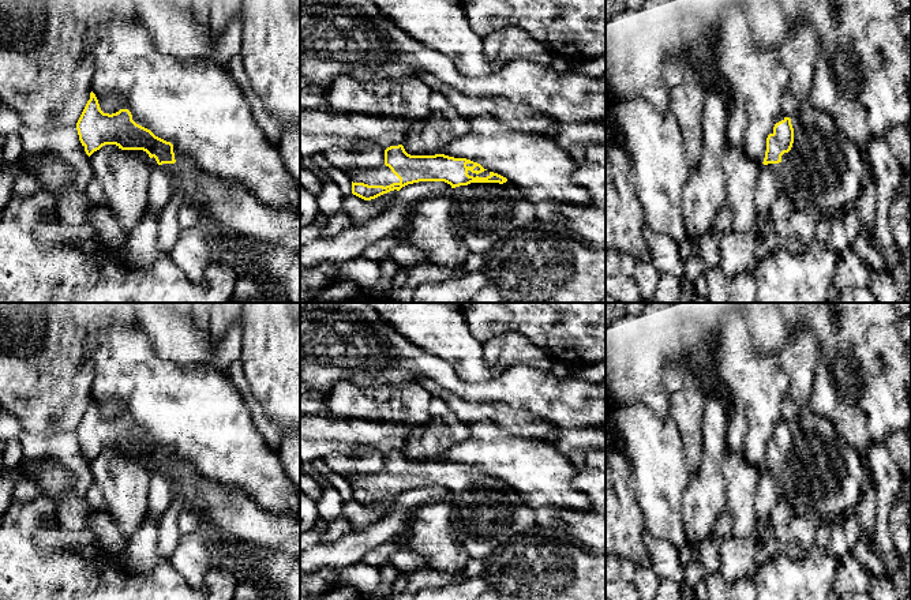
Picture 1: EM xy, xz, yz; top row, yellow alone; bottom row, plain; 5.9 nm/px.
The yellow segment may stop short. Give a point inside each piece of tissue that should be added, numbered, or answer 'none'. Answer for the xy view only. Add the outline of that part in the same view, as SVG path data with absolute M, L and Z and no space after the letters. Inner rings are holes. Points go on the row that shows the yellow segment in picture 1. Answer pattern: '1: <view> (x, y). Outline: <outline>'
1: xy (228, 202). Outline: M175 155L175 160L176 160L176 162L175 162L175 164L162 164L162 165L158 165L158 164L157 164L157 161L155 161L155 158L154 158L154 157L153 157L153 158L151 158L151 164L155 164L155 165L158 165L158 166L161 166L161 168L164 168L164 169L165 169L165 170L166 170L166 172L168 172L168 173L169 173L169 175L170 175L170 177L172 177L172 181L173 181L173 184L175 184L175 190L176 190L176 194L179 194L179 195L180 195L180 196L188 196L188 198L190 198L190 199L194 199L194 200L195 200L195 202L198 202L198 203L199 203L199 205L200 205L200 207L199 207L199 210L200 210L200 211L202 211L202 214L203 214L203 218L207 218L207 220L213 220L213 221L215 221L215 222L217 222L217 224L220 224L220 225L222 225L222 226L224 226L224 228L226 228L226 229L230 229L230 230L233 230L233 232L235 232L235 233L236 233L236 235L239 235L239 236L241 236L241 237L247 237L247 239L252 239L252 240L265 240L265 241L271 241L271 243L275 243L275 244L282 244L282 245L286 245L286 247L289 247L289 248L293 248L293 250L297 250L297 251L299 251L299 252L300 252L300 210L296 210L296 209L292 209L292 207L281 207L281 209L278 209L278 207L271 207L271 206L269 206L269 205L266 205L266 203L263 203L263 202L262 202L262 200L260 200L260 199L258 199L258 198L256 198L256 196L255 196L255 195L254 195L254 194L252 194L252 192L250 192L250 191L248 191L248 190L247 190L247 188L245 188L245 185L244 185L244 184L243 184L243 183L240 183L240 181L236 181L236 180L230 180L230 179L222 179L222 177L217 177L217 176L211 176L211 175L209 175L209 173L207 173L207 172L205 172L205 170L200 170L200 169L199 169L199 168L198 168L198 166L196 166L196 165L195 165L195 164L194 164L194 162L191 162L191 161L188 161L188 160L185 160L185 158L184 158L184 157L183 157L183 155Z

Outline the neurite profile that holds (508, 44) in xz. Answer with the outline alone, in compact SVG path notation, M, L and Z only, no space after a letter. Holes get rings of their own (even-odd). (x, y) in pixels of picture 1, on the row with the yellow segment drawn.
M516 26L503 27L483 38L483 53L488 60L503 64L522 57L544 67L551 65L556 57L550 46Z

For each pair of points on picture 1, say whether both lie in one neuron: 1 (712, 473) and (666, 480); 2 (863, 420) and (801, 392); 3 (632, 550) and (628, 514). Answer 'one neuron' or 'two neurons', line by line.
1: two neurons
2: two neurons
3: one neuron

